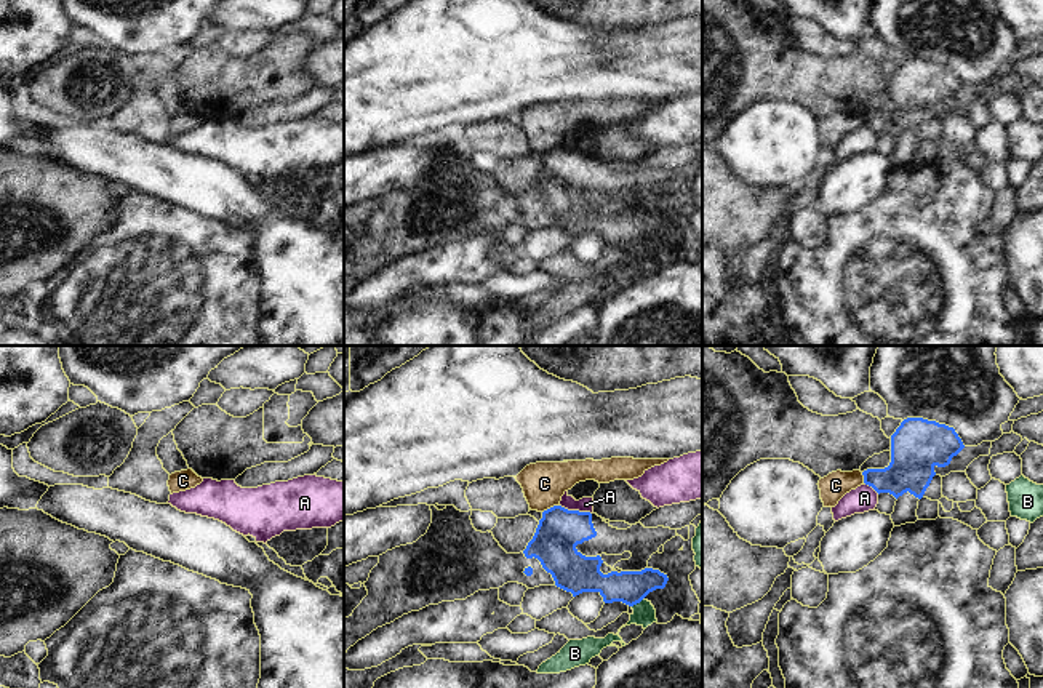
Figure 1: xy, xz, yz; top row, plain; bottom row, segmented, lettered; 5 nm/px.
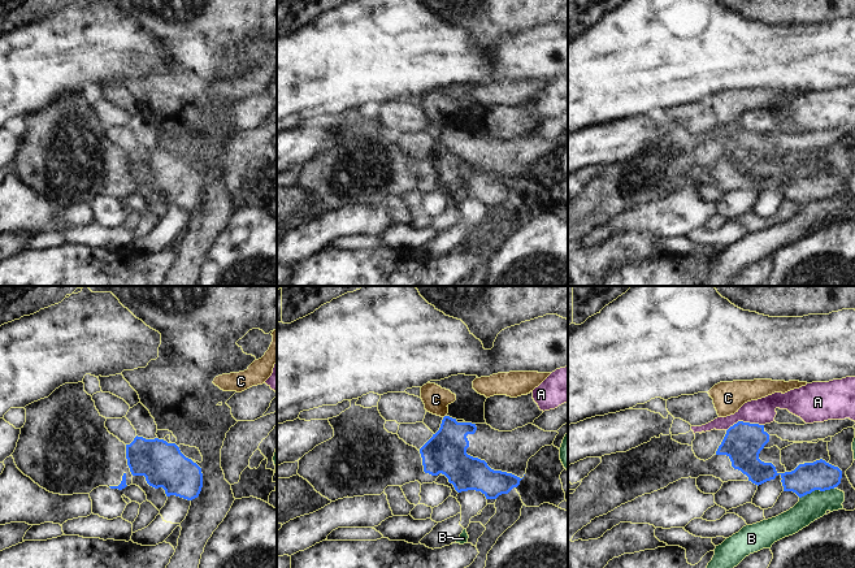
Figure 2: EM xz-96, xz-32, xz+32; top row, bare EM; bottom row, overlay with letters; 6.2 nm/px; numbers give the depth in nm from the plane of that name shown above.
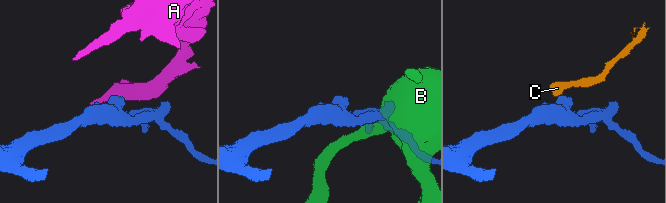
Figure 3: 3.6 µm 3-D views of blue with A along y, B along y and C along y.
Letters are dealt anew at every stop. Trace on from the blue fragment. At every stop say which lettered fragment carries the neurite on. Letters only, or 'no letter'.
no letter

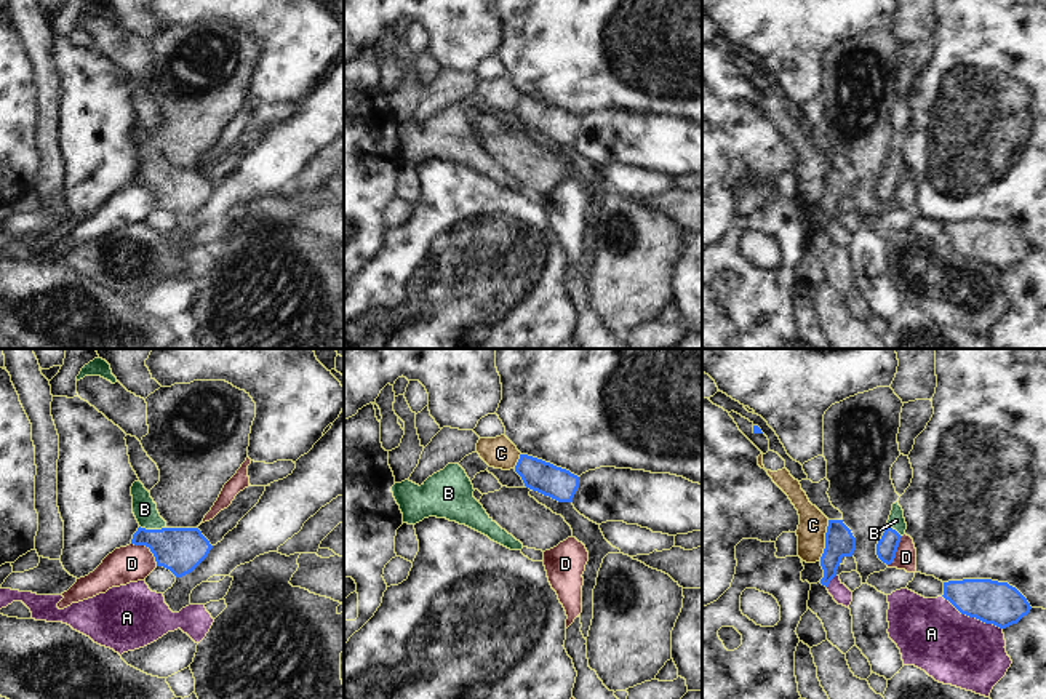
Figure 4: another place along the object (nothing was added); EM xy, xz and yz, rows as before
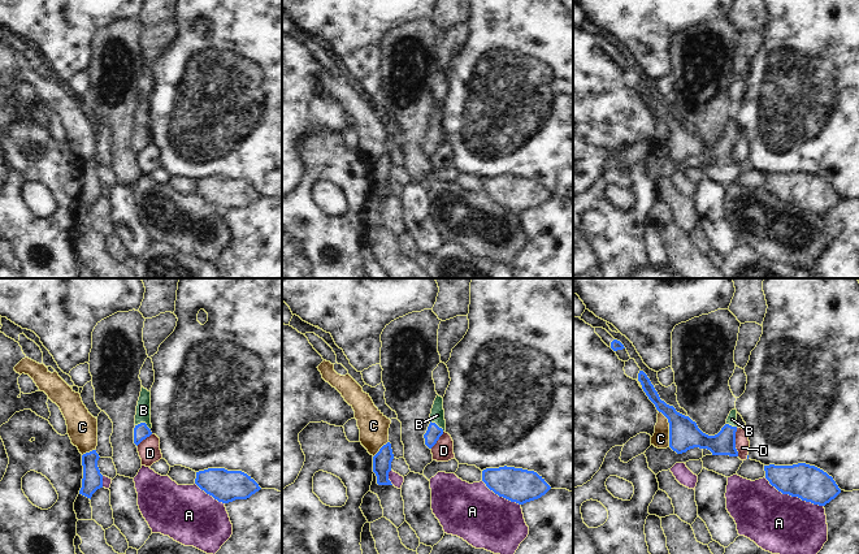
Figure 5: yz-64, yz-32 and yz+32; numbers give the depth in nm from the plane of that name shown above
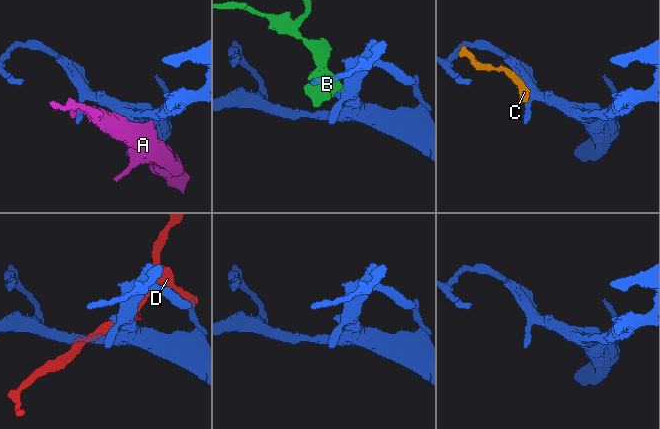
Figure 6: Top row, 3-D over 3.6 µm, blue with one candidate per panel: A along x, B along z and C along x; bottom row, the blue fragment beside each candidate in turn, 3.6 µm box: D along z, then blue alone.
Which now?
B

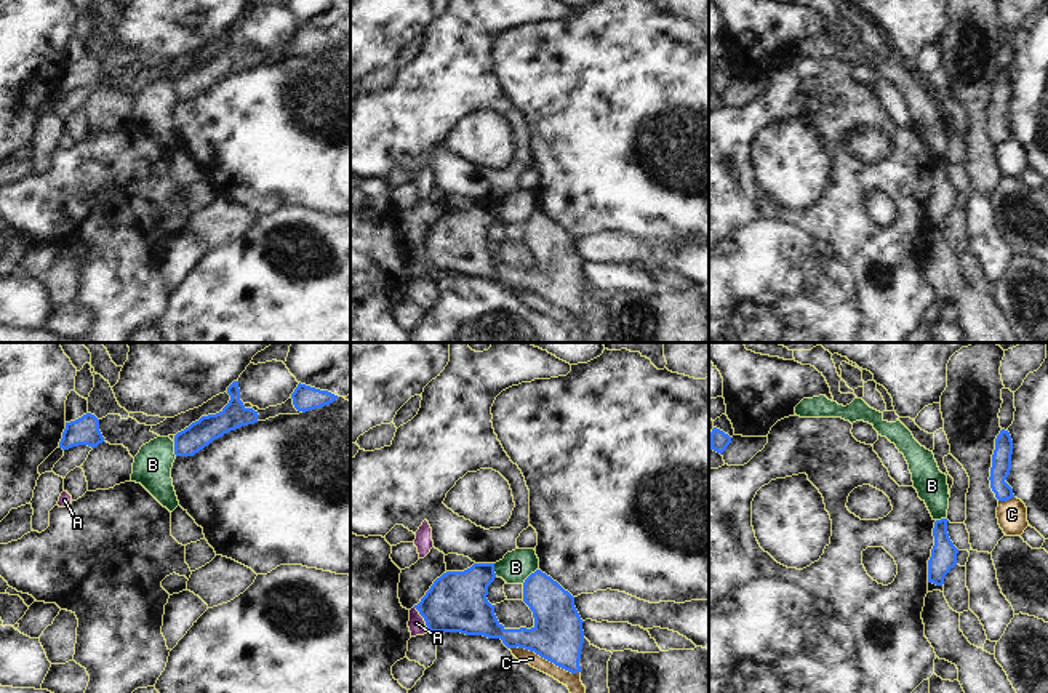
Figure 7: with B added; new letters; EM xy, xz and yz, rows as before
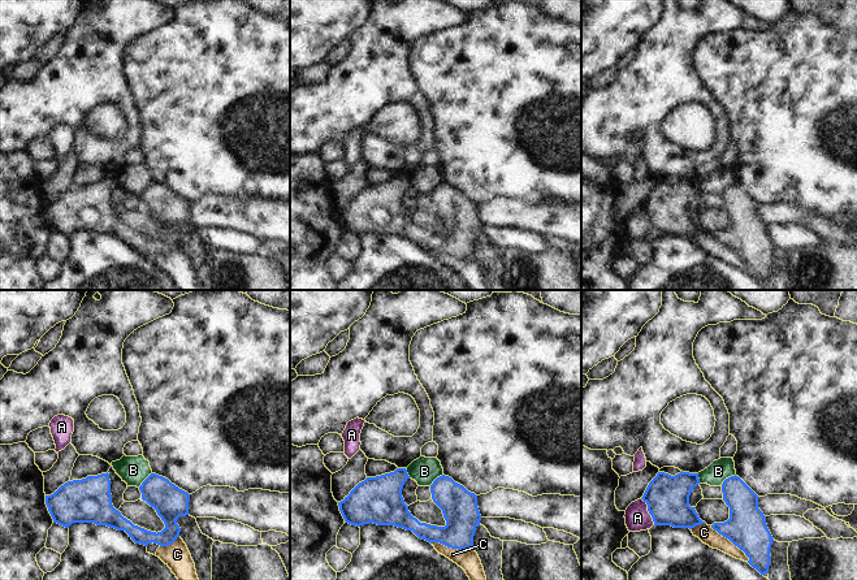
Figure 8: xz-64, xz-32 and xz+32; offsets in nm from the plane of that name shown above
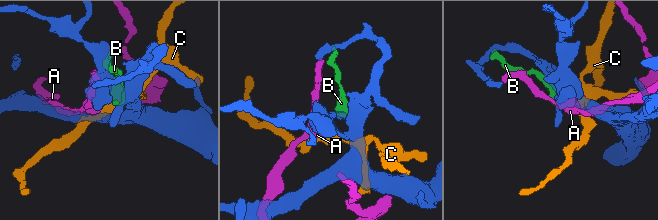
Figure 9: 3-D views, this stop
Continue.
no letter

